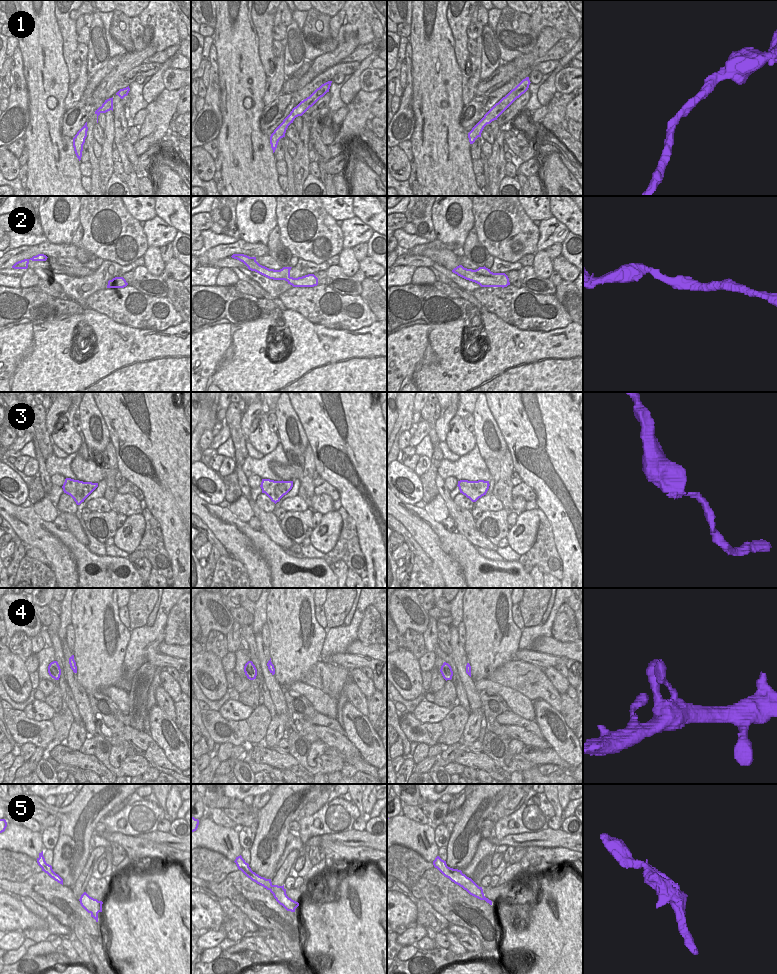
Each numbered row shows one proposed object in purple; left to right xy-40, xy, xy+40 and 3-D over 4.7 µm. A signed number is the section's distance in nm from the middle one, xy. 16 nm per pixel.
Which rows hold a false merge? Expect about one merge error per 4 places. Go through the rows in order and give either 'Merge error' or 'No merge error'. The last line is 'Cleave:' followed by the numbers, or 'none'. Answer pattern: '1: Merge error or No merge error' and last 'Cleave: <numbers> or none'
1: No merge error
2: No merge error
3: Merge error
4: No merge error
5: No merge error
Cleave: 3.

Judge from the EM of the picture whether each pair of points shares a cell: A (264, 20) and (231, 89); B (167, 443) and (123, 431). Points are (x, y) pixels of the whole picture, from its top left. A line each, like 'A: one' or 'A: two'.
A: two
B: one

